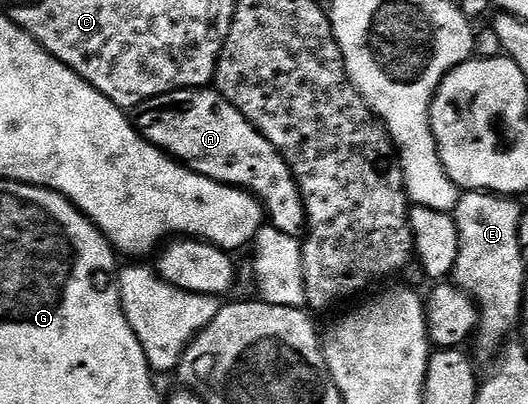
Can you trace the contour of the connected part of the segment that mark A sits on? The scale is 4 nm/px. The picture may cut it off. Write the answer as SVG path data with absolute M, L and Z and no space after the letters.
M175 90L146 100L142 105L135 107L134 125L147 142L154 144L165 154L172 155L177 162L183 162L194 172L215 182L249 191L253 198L259 200L265 215L270 219L270 225L278 228L278 232L286 232L286 236L291 238L300 238L305 233L308 213L296 178L292 175L292 169L288 167L284 157L272 147L270 140L259 134L254 124L250 124L250 120L246 120L246 116L242 116L242 112L238 112L238 108L230 104L230 100L223 98L219 90Z

